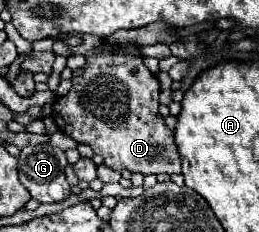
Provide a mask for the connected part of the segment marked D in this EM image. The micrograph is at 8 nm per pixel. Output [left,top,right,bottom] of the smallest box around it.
[52,48,180,174]

